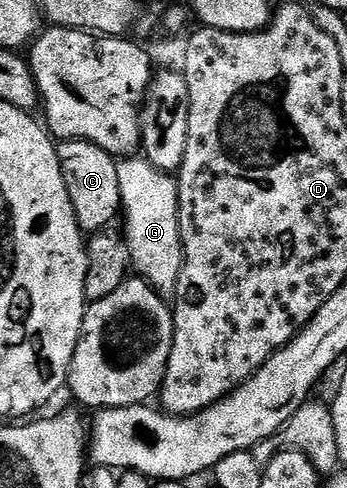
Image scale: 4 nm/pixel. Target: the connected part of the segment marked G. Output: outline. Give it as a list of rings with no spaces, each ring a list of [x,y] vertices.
[[[139,155],[118,162],[117,179],[123,192],[122,212],[125,217],[127,213],[125,240],[134,272],[158,293],[174,294],[185,260],[179,226],[179,182],[170,172],[159,169]]]

